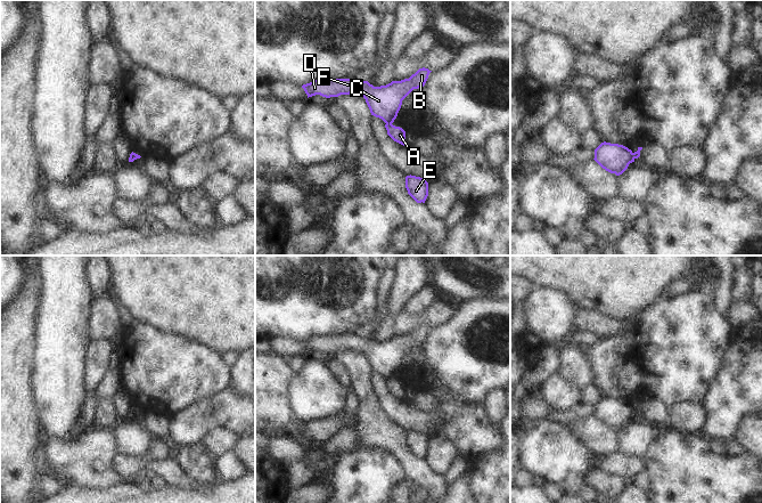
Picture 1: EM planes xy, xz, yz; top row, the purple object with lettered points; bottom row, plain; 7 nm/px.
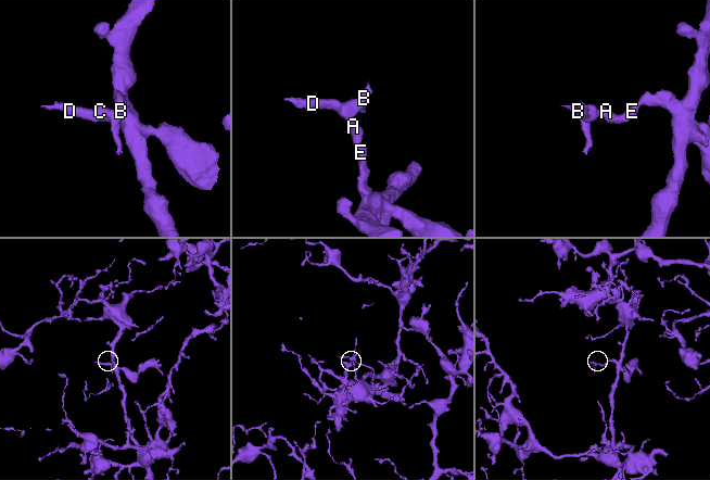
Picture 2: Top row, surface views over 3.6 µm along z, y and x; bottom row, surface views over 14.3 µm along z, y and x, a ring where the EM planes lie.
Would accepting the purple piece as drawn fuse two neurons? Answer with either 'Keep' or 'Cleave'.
Cleave.

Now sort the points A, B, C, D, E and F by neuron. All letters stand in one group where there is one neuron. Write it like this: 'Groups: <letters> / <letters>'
Groups: A E / B C D F.

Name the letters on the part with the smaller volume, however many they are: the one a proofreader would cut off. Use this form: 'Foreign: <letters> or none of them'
Foreign: B, C, D, F

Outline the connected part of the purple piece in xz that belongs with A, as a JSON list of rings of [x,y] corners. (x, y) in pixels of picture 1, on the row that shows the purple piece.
[[[386,123],[385,128],[387,130],[387,135],[396,143],[409,147],[405,143],[405,131],[400,128],[400,127],[395,127],[393,124]]]

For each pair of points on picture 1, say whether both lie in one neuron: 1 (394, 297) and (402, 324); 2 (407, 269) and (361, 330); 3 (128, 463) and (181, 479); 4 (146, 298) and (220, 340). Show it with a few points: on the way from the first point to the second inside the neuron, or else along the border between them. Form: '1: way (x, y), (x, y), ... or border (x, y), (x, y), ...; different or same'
1: border (402, 309), (393, 316); different
2: way (406, 285), (396, 300), (377, 317); same
3: way (141, 465), (152, 465), (168, 470); same
4: way (164, 298), (178, 298), (202, 322); same

